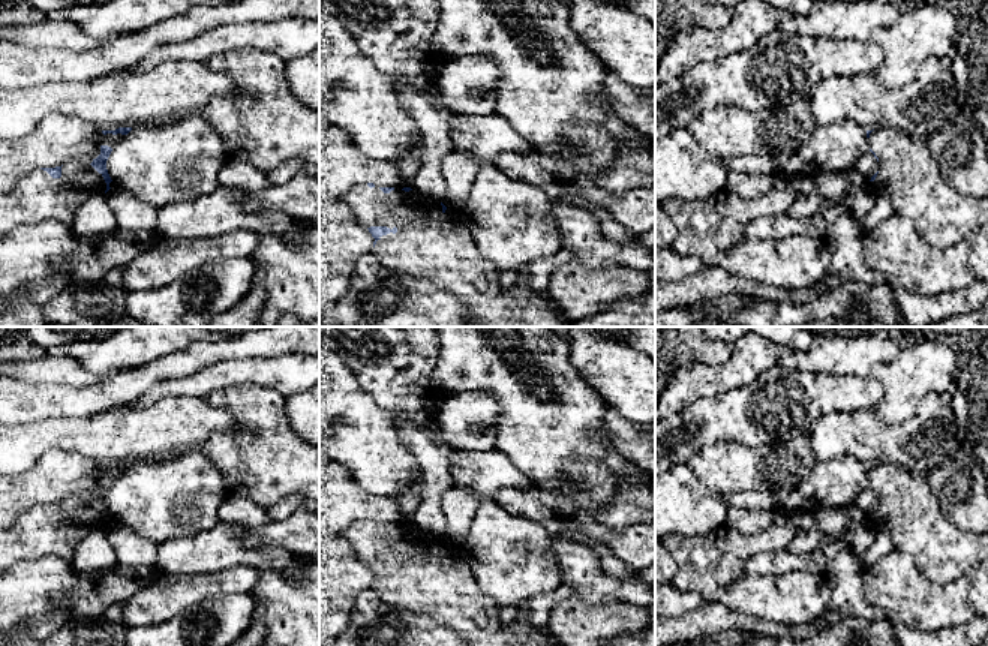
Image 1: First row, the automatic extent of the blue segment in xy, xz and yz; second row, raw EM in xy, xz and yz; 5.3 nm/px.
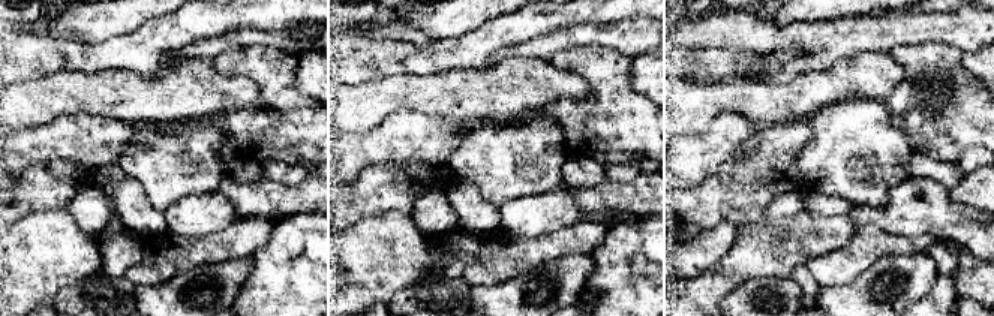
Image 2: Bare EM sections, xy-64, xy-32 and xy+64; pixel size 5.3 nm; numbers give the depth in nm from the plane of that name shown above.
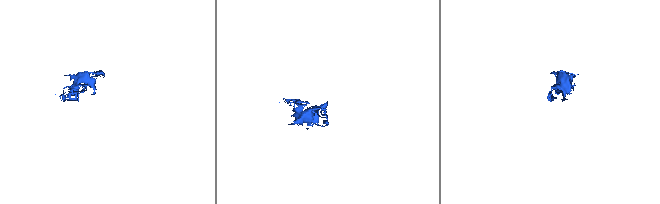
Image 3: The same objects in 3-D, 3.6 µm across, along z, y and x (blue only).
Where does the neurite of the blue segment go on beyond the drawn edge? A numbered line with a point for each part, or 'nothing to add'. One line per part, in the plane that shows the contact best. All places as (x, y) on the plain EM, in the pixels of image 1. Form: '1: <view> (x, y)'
1: xz (437, 582)

